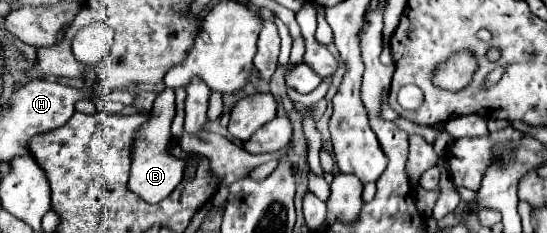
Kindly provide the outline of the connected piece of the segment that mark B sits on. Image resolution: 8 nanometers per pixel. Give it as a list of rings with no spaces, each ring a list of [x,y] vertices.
[[[165,89],[153,103],[149,121],[141,127],[139,137],[133,147],[133,167],[129,177],[129,189],[137,193],[147,203],[159,203],[171,195],[171,191],[183,179],[183,161],[167,153],[167,145],[171,141],[171,121],[175,117],[175,93],[173,89]]]

